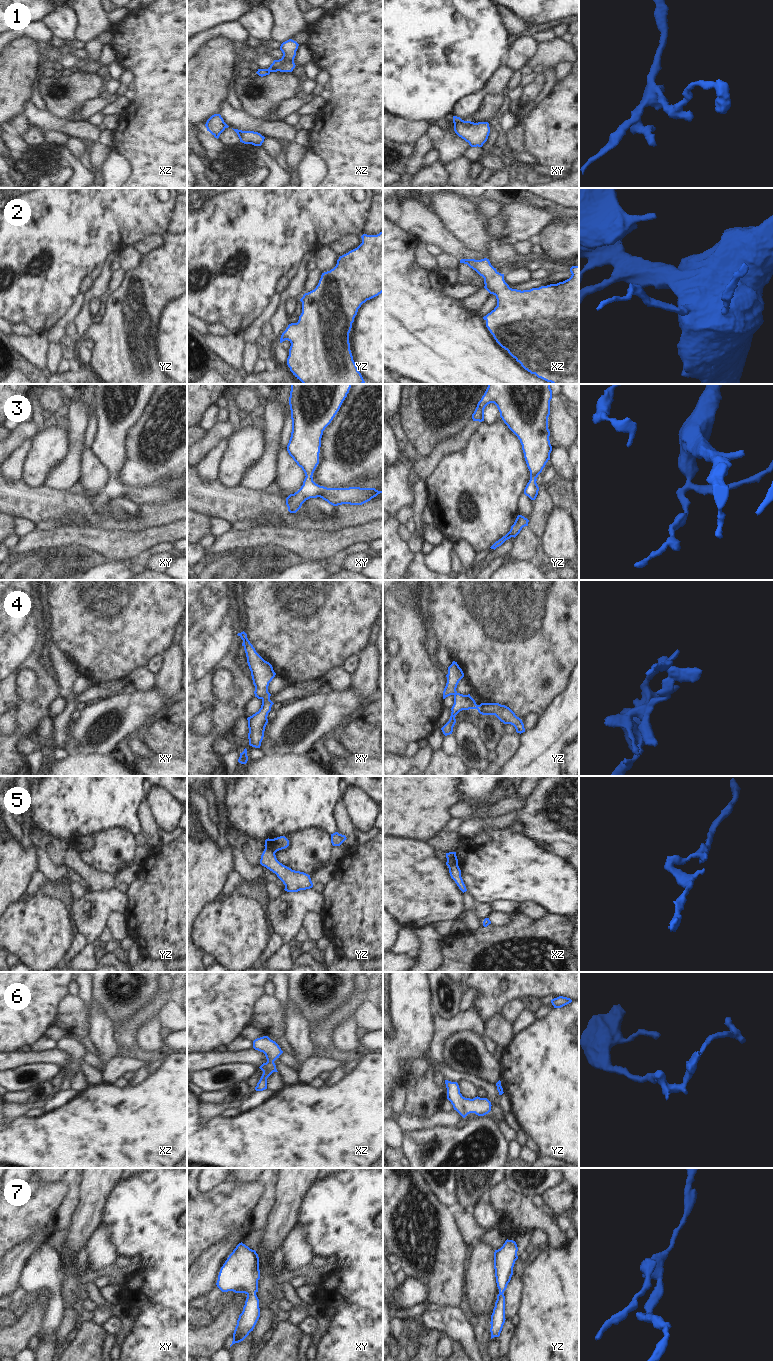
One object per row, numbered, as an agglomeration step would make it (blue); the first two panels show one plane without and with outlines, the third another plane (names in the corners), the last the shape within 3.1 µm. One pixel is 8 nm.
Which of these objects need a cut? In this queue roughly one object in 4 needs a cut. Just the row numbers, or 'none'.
5

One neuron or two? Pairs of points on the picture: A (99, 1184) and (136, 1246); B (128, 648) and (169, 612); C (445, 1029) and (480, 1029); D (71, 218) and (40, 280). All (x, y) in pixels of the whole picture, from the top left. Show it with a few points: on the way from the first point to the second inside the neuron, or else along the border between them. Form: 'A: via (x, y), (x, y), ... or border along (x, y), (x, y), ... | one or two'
A: border along (117, 1181), (106, 1200), (101, 1220) | two
B: via (138, 638), (159, 617) | one
C: via (454, 1025), (471, 1025) | one
D: via (60, 233), (54, 239), (54, 262), (52, 265) | one

